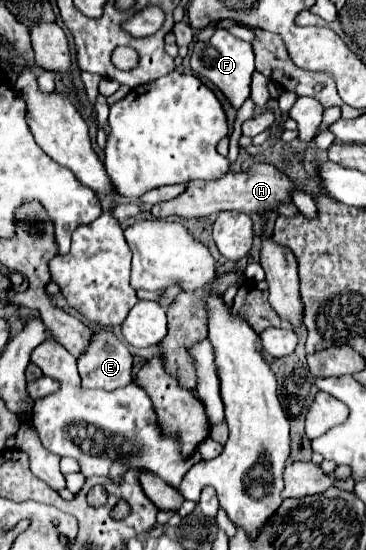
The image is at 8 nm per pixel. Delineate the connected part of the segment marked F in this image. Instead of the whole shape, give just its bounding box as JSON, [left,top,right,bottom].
[191,30,255,108]

